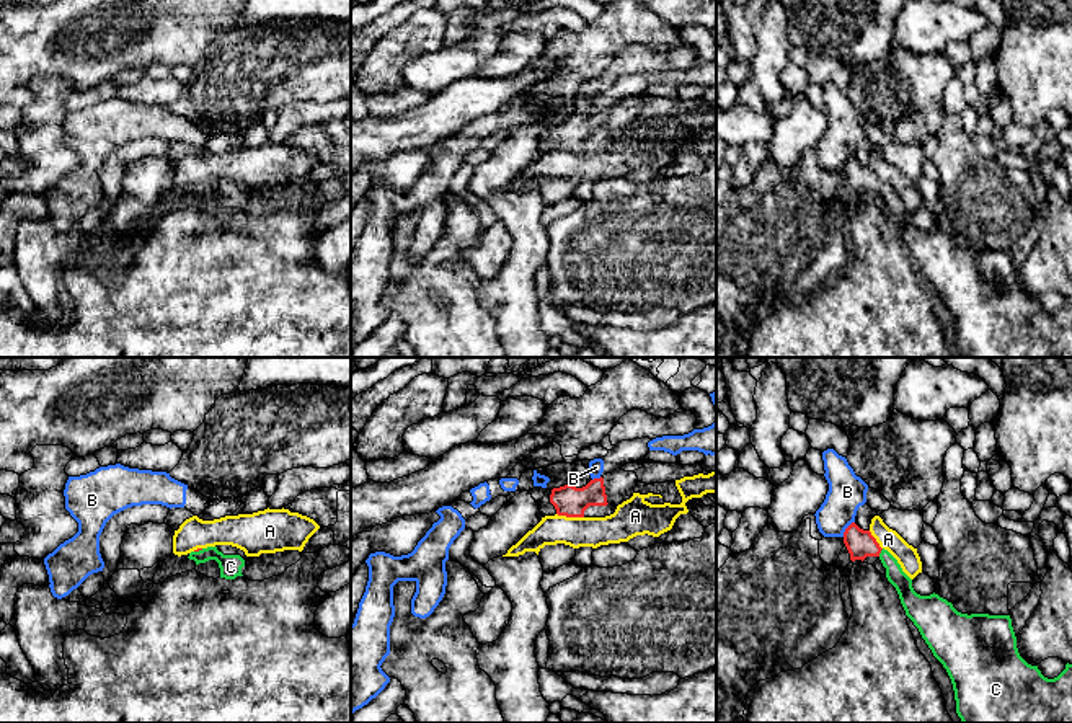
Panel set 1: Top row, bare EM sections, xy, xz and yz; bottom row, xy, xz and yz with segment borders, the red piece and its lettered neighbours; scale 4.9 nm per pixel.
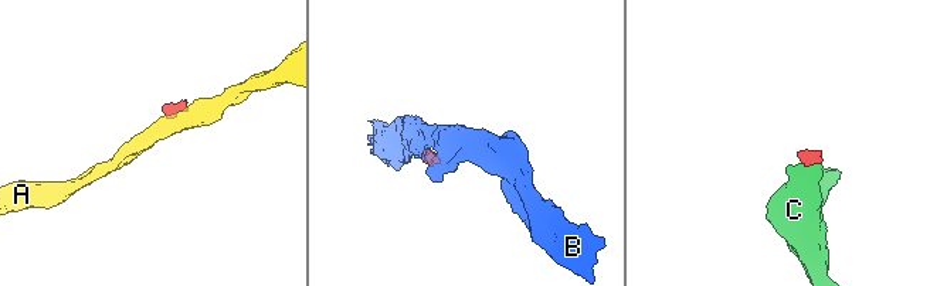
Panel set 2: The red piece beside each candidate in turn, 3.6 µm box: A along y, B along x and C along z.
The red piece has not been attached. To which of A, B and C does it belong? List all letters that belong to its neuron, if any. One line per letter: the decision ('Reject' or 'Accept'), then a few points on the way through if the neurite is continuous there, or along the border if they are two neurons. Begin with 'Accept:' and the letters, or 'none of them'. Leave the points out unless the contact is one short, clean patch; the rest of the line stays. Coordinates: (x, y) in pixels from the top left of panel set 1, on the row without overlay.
Accept: C
A: Reject. Boundary: xz (557, 147), (583, 152)
B: Reject. Boundary: yz (854, 155), (842, 170)
C: Accept. Path across: yz (860, 178), (880, 186), (890, 196), (896, 211)

